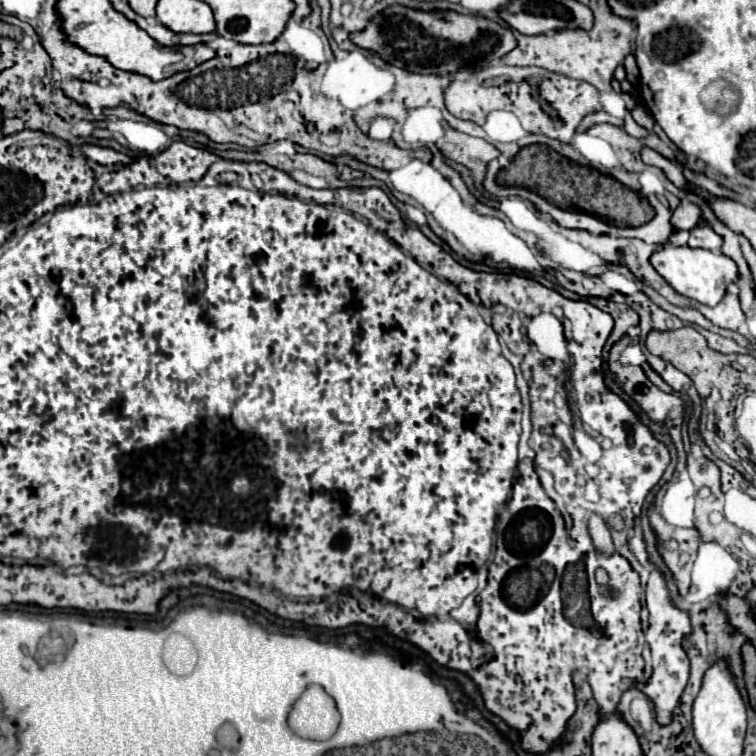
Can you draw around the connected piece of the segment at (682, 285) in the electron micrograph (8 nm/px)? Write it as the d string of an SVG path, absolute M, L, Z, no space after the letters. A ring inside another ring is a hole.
M672 246L672 248L658 248L650 256L650 264L654 270L680 294L690 300L696 300L706 306L716 306L730 282L738 278L738 270L734 260L720 252L704 250L704 248L690 248L690 246Z

